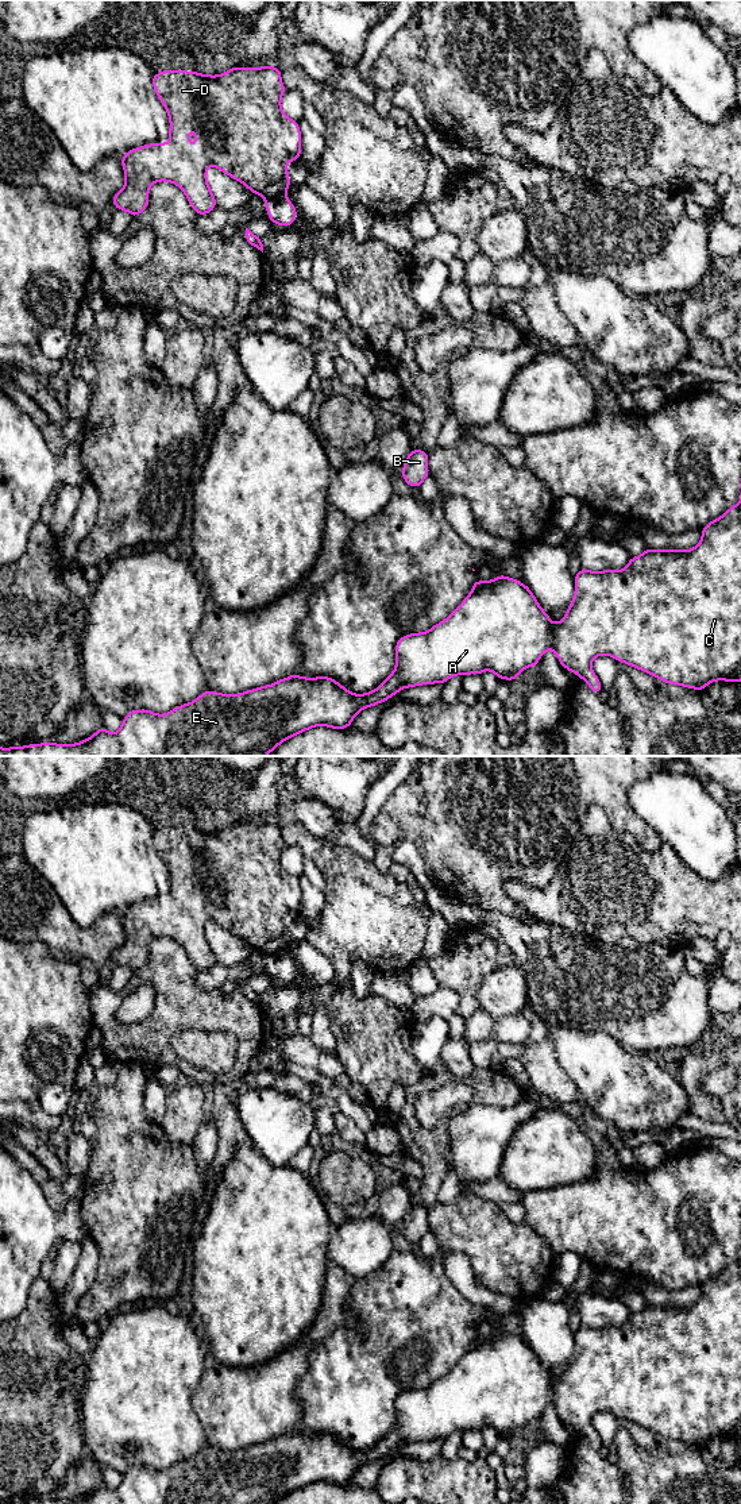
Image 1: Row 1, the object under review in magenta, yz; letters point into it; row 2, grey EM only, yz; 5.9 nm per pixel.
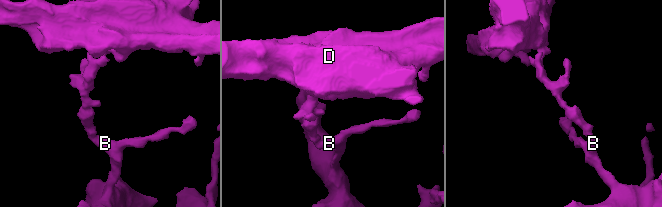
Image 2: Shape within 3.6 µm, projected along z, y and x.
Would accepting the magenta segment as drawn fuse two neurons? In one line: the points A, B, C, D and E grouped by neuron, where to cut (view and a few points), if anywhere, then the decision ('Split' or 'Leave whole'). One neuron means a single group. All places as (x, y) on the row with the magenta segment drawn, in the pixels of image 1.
Groups: A B C E / D. Split along yz (284, 193), (266, 201). Split

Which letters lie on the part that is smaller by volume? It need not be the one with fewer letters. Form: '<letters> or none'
D

